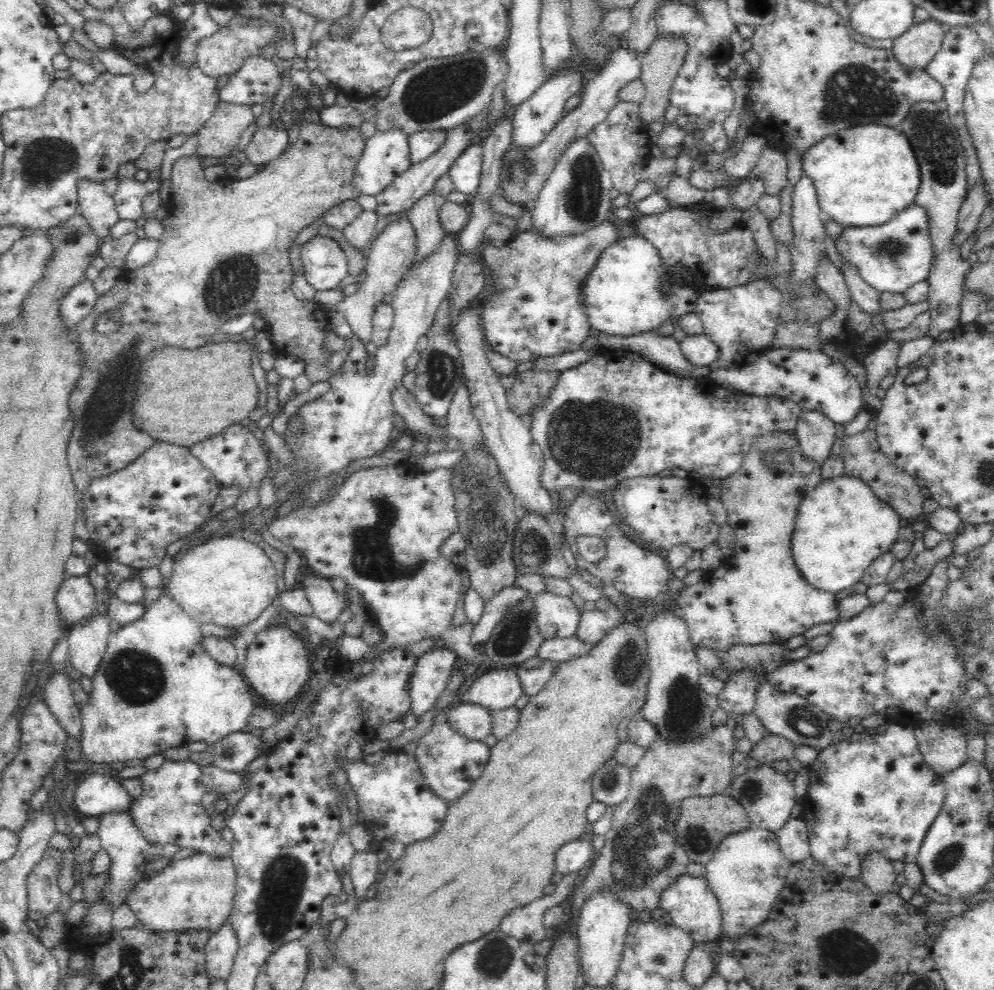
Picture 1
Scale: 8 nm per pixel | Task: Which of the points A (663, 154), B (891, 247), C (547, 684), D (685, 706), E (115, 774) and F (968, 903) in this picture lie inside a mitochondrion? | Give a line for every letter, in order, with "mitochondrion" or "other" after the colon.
A: other
B: mitochondrion
C: other
D: mitochondrion
E: other
F: other

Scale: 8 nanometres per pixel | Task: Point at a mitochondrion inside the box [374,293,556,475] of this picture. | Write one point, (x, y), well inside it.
(442, 370)

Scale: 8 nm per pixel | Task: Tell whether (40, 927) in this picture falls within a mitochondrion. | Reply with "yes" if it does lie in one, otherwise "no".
no

